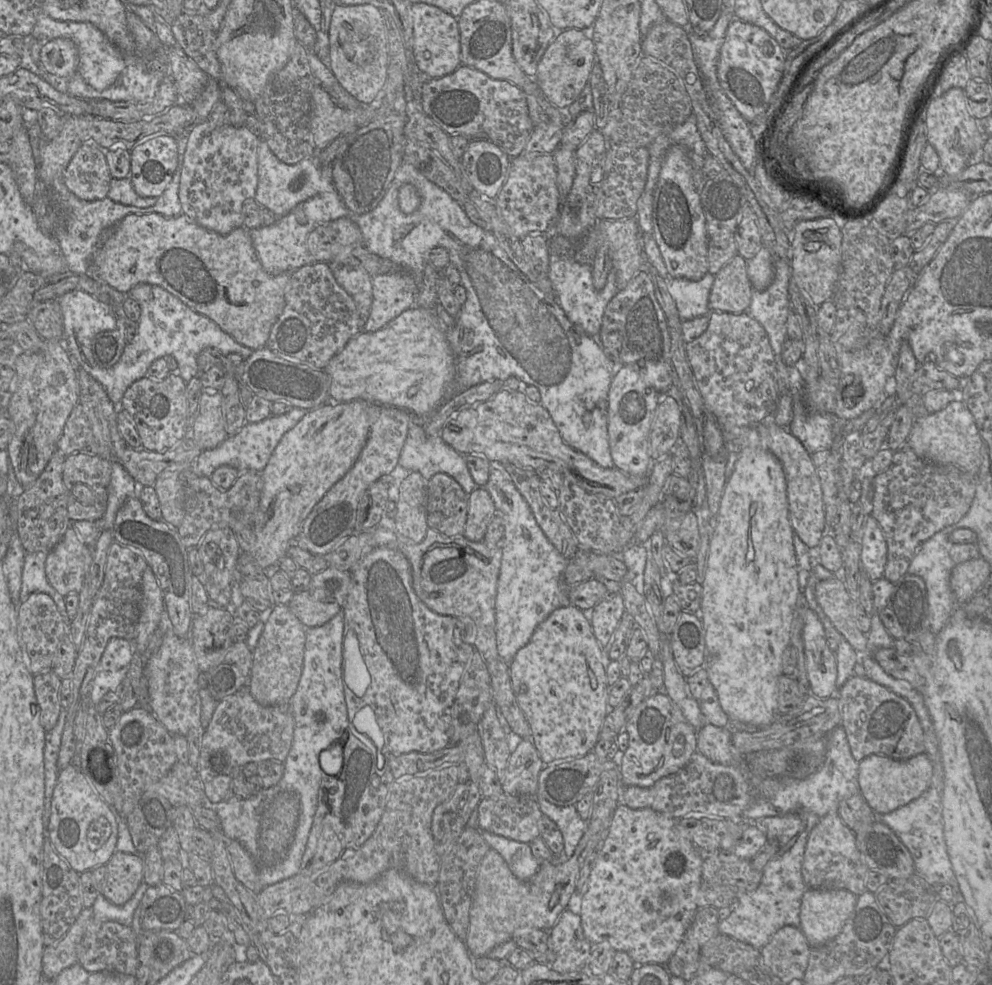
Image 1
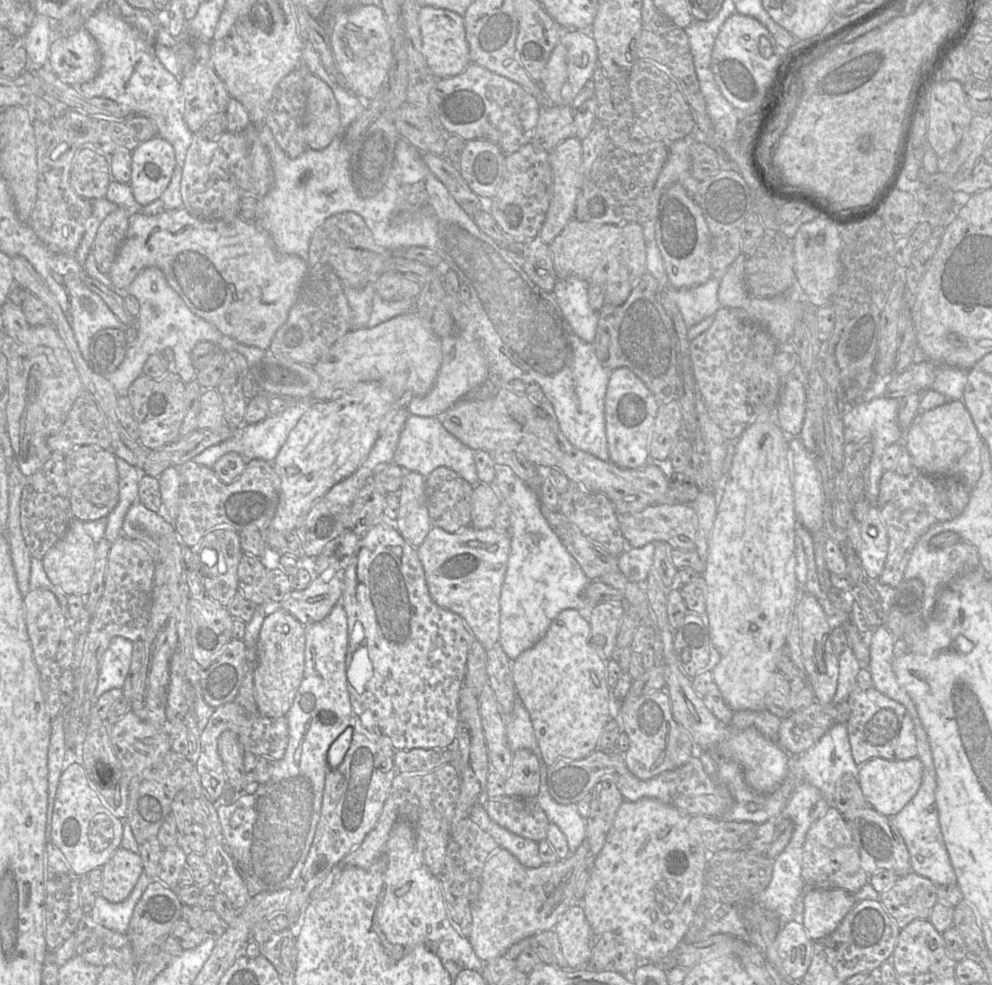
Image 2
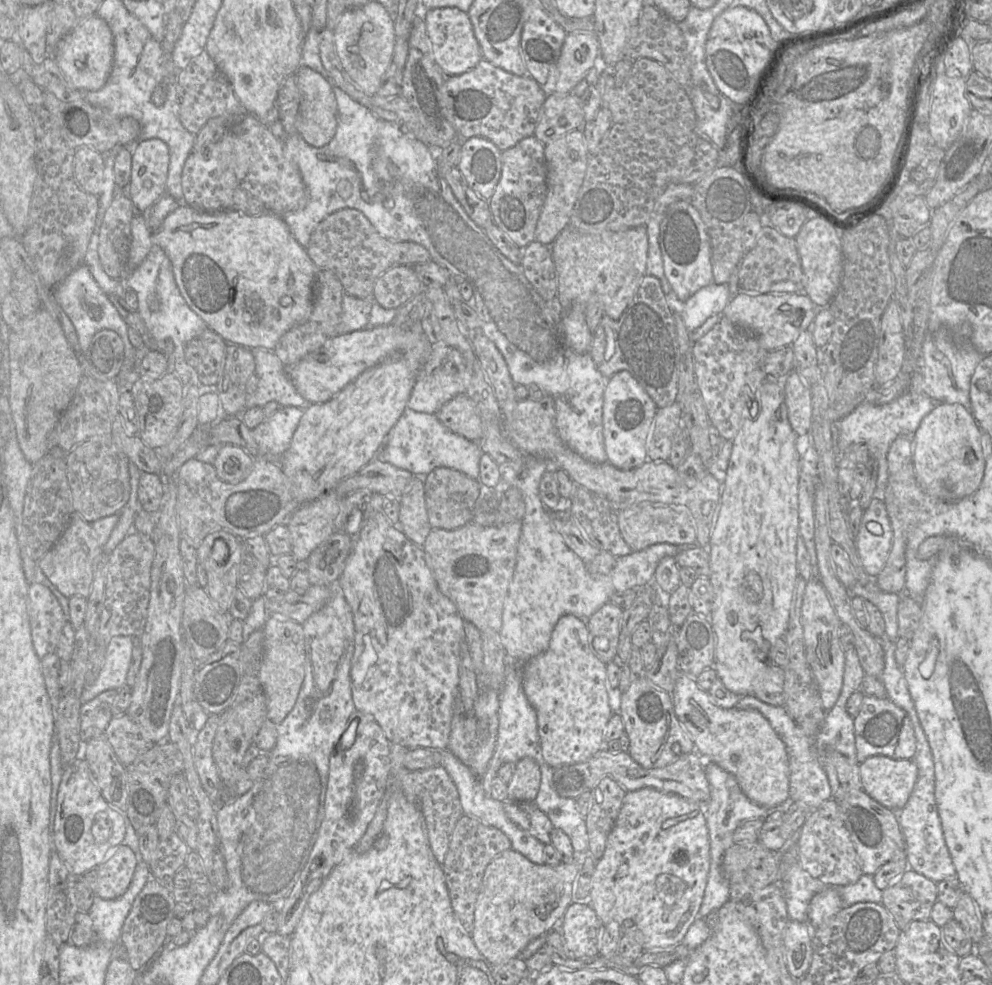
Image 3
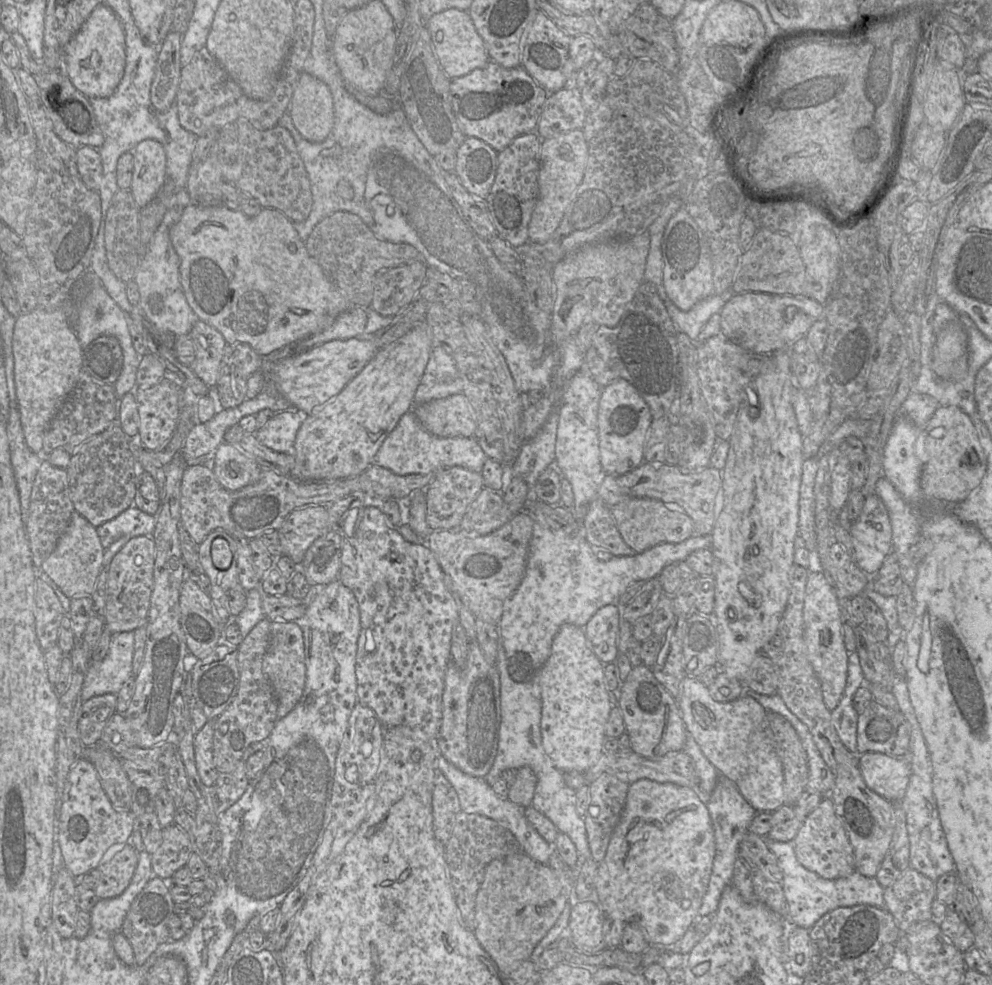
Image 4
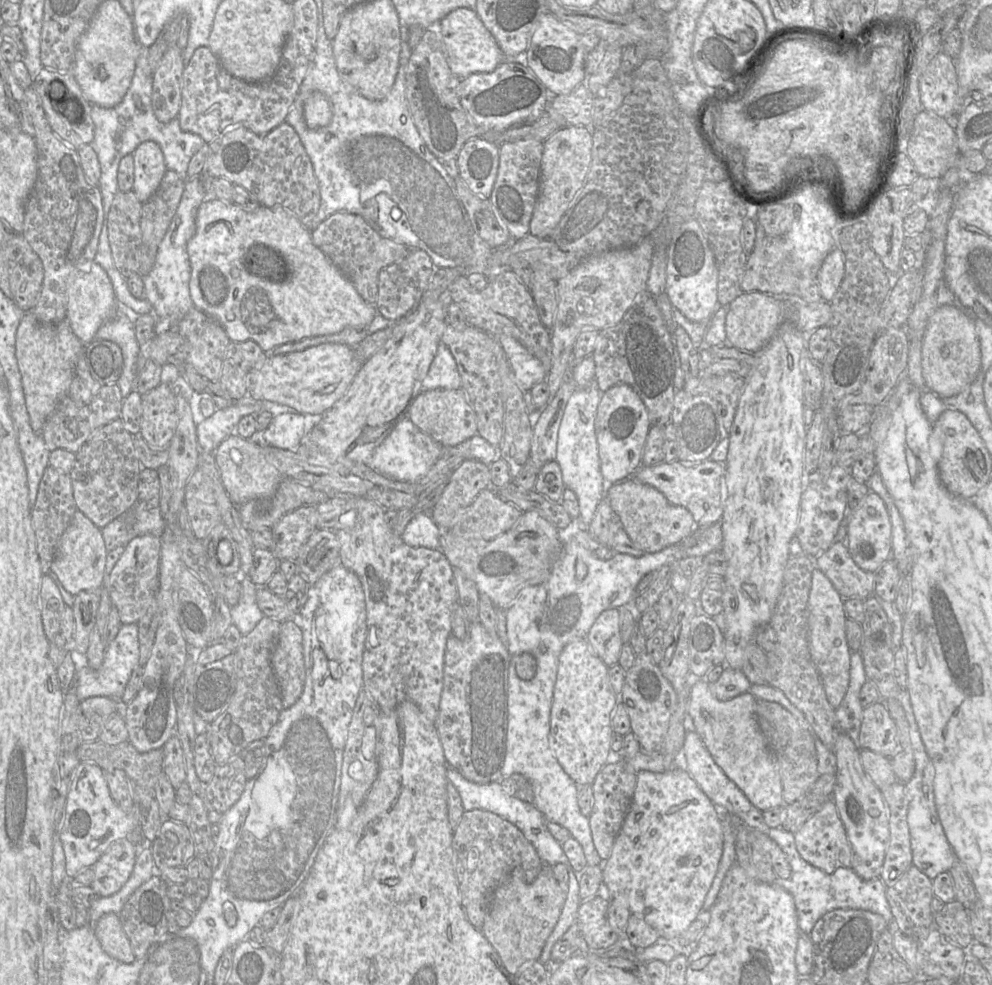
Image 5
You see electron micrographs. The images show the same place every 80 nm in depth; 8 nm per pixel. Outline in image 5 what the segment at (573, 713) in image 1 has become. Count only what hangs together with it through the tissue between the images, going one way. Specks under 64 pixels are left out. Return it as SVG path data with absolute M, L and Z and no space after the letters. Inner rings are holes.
M586 638L568 643L558 660L551 712L549 746L565 773L578 785L592 785L597 774L611 760L610 749L614 735L611 728L612 714L617 703L608 676L608 666L592 651Z

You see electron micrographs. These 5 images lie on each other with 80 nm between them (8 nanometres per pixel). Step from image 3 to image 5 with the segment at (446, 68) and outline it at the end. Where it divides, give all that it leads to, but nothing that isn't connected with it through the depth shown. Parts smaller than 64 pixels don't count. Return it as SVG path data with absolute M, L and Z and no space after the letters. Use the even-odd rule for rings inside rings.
M457 8L438 23L443 52L451 72L459 79L474 73L490 73L505 61L505 56L492 34L485 27L477 12L469 8Z

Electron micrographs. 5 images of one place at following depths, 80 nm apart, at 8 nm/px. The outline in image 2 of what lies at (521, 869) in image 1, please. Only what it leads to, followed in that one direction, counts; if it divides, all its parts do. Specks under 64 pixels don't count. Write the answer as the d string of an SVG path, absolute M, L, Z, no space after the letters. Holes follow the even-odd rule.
M477 803L471 808L469 817L523 866L538 868L543 865L539 856L538 842L518 836L492 821L481 803Z

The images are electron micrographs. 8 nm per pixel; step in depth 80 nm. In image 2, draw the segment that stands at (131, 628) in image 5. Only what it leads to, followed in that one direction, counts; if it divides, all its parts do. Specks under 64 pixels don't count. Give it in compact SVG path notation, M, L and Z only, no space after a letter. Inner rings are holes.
M114 637L110 641L100 662L92 704L96 703L106 691L114 688L122 689L130 668L132 651L133 642L126 638Z

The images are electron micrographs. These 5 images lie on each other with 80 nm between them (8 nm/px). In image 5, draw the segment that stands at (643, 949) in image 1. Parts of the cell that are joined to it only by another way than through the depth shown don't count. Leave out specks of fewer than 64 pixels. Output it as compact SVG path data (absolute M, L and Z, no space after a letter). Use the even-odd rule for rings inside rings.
M672 767L662 773L643 770L637 773L637 783L632 802L625 822L616 838L610 858L603 862L603 883L609 892L609 898L613 895L624 894L629 902L632 914L641 916L646 923L653 927L665 941L676 941L677 938L688 929L691 923L701 916L706 895L717 873L719 862L723 852L723 827L721 823L720 809L716 807L708 796L700 789L695 780L683 767Z

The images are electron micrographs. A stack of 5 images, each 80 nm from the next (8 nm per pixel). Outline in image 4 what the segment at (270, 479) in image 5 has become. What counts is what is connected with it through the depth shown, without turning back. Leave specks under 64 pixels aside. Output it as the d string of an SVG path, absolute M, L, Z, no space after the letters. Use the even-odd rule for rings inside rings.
M226 442L215 450L211 467L220 484L229 491L256 483L263 470L254 459Z

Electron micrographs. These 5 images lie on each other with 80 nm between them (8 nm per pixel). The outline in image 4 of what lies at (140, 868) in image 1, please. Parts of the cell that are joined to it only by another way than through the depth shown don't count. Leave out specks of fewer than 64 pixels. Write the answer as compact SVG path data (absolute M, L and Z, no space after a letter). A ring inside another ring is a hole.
M129 843L109 848L97 869L94 889L99 899L119 896L129 886L138 864L138 852Z

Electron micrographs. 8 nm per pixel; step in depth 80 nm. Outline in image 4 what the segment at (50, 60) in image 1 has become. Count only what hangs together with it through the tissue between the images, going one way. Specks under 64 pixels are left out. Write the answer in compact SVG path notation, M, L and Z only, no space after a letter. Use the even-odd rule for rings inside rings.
M101 3L89 15L63 52L63 71L87 98L108 98L117 89L125 68L125 33L115 12Z

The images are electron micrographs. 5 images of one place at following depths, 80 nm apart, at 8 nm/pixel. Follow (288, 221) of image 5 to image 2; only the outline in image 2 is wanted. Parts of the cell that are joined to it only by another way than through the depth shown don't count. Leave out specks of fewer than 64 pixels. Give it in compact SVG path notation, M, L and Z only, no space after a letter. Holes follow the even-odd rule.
M184 207L174 210L164 210L157 215L146 215L140 211L132 213L129 216L125 240L111 266L108 277L115 287L127 289L136 276L143 269L148 267L157 267L163 272L168 284L179 294L187 307L194 314L206 320L221 333L235 339L239 343L258 347L262 350L268 350L275 333L286 322L289 311L297 300L300 287L310 268L307 261L299 256L279 252L272 238L257 225L257 222L247 222L241 219L241 217L236 217L231 222L224 222L222 220L203 220L192 216Z

